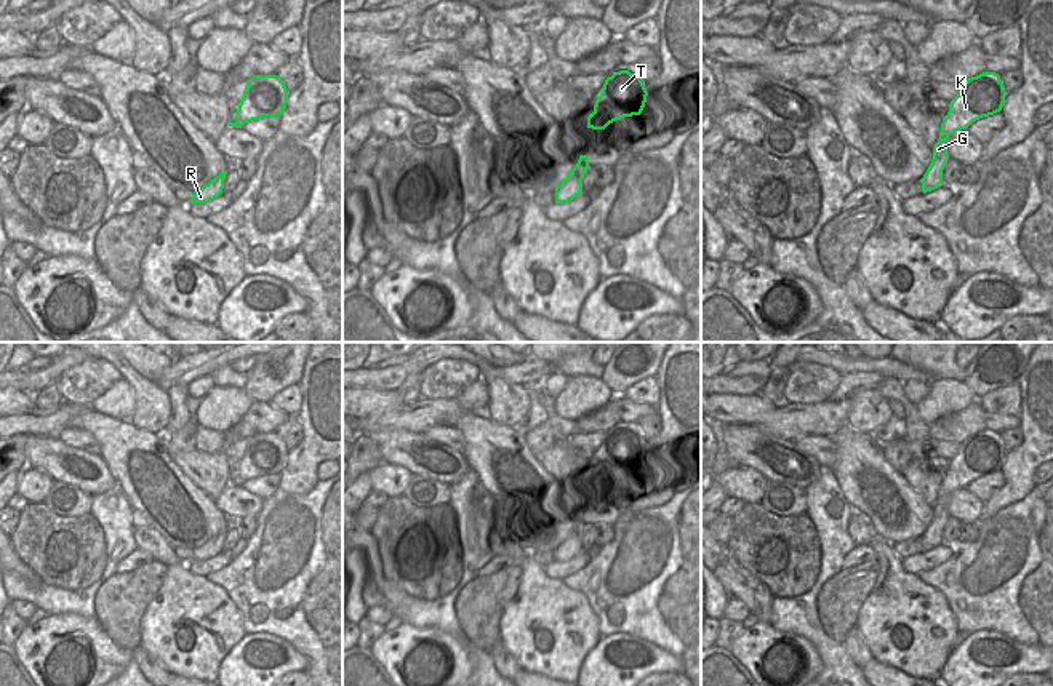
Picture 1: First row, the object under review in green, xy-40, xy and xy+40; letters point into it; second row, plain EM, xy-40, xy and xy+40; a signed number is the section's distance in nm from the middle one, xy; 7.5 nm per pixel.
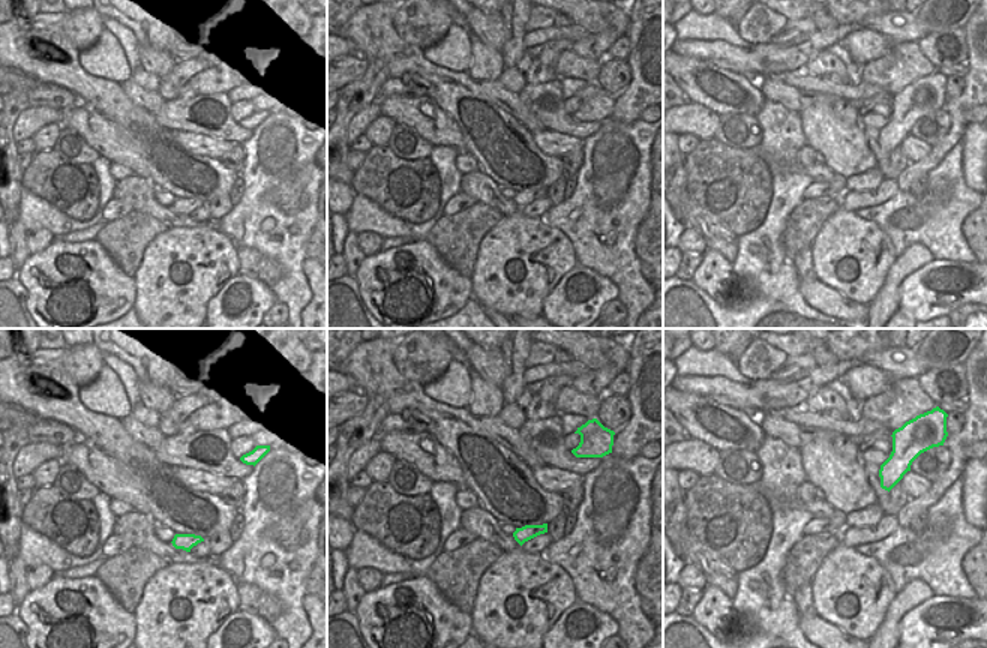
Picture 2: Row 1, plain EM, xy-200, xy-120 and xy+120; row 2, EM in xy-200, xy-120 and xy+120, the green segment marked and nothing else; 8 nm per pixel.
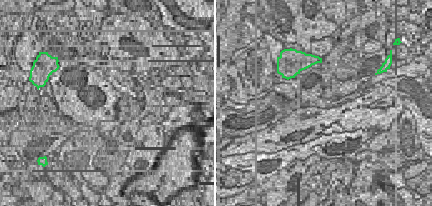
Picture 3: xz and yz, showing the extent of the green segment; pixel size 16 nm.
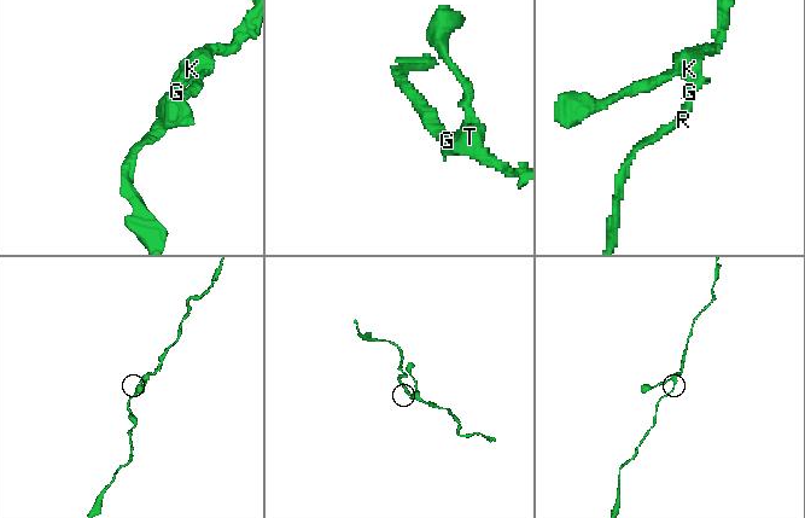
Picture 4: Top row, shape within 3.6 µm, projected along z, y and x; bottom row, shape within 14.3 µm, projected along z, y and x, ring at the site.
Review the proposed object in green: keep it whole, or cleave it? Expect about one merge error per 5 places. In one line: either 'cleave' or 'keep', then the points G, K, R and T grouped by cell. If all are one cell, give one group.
keep; G K R T

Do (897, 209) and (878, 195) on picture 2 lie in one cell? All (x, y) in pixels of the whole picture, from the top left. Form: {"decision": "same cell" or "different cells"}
{"decision": "different cells"}

